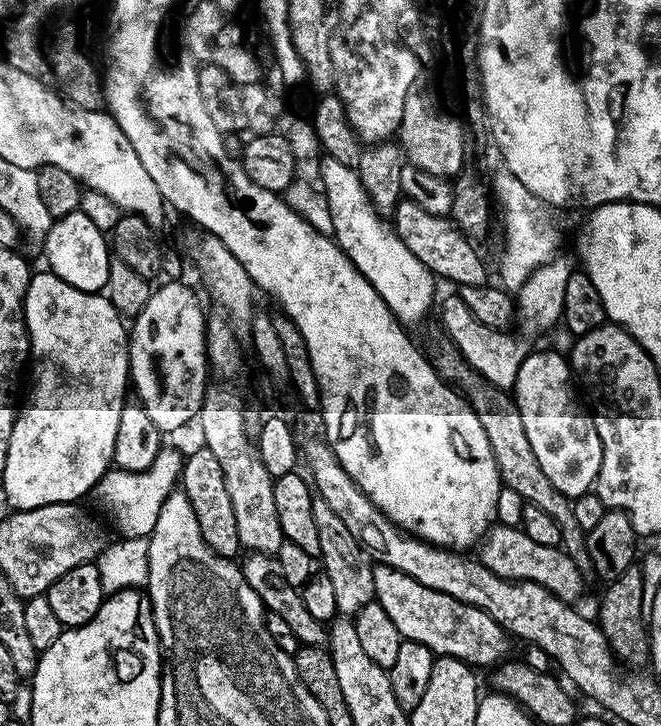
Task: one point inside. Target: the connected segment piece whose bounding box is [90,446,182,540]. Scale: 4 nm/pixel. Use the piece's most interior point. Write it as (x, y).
(131, 500)

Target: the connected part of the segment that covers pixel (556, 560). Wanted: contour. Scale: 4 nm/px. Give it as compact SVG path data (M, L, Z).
M497 523L489 528L488 533L479 541L478 559L494 574L504 580L529 580L546 590L550 590L559 600L576 602L586 584L585 577L581 576L578 566L560 548L538 546L538 542L526 538L526 534L518 526L512 528L508 524Z

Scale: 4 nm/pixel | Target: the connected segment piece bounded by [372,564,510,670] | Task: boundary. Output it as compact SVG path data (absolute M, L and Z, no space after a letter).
M376 564L372 573L375 603L386 610L386 615L394 621L394 626L398 626L398 634L404 639L426 646L436 656L465 660L476 670L491 669L509 655L510 637L501 624L490 618L490 614L458 602L458 598L450 598L450 594L442 594L442 590L430 590L430 586L414 582L410 574L402 574L402 570L394 570L385 564Z

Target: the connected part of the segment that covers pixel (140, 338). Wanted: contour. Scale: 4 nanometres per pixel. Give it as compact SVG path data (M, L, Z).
M164 282L130 324L128 338L128 375L131 387L136 390L135 399L150 414L150 422L158 426L162 434L176 432L200 415L204 393L209 387L210 365L206 355L206 316L200 313L196 296L183 282Z

